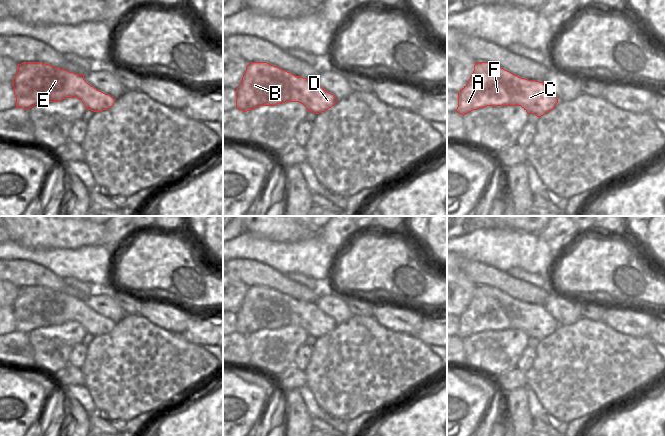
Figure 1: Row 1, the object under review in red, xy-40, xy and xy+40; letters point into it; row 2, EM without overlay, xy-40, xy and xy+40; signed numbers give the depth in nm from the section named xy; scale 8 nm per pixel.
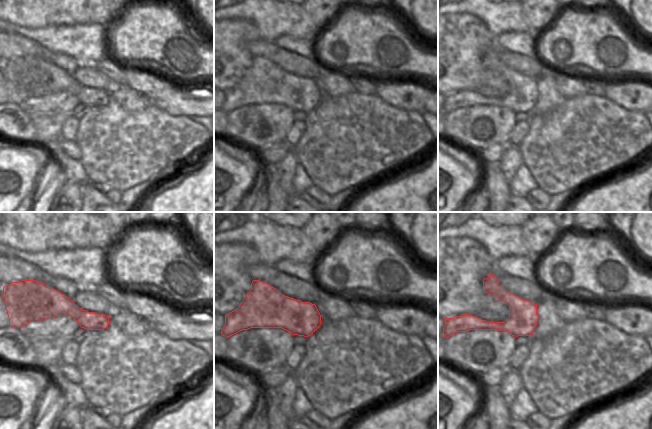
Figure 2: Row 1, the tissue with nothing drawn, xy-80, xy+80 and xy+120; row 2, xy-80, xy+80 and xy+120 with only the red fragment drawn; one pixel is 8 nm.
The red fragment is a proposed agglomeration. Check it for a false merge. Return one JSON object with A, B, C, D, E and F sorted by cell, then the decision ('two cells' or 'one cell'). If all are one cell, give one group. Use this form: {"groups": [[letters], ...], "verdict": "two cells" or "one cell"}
{"groups": [["A", "B", "E", "F"], ["C", "D"]], "verdict": "two cells"}

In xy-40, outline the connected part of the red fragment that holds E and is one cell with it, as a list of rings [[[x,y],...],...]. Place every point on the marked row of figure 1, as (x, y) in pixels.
[[[23,62],[18,64],[18,71],[12,81],[16,97],[16,108],[29,110],[37,104],[59,102],[66,98],[64,95],[64,85],[70,84],[73,81],[72,85],[77,87],[78,81],[83,77],[83,74],[75,74],[43,62]]]

